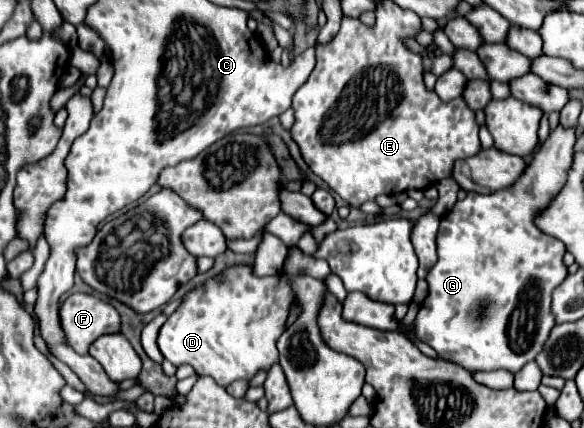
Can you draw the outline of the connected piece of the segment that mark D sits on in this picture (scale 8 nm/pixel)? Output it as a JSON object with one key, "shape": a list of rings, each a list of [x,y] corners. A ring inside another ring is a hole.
{"shape":[[[234,263],[198,287],[190,289],[180,307],[166,319],[158,335],[158,347],[162,355],[176,367],[192,365],[198,375],[212,375],[222,387],[238,379],[252,379],[258,371],[268,371],[278,361],[276,339],[286,331],[286,317],[290,315],[290,303],[296,293],[292,283],[284,275],[258,277],[252,263]]]}

